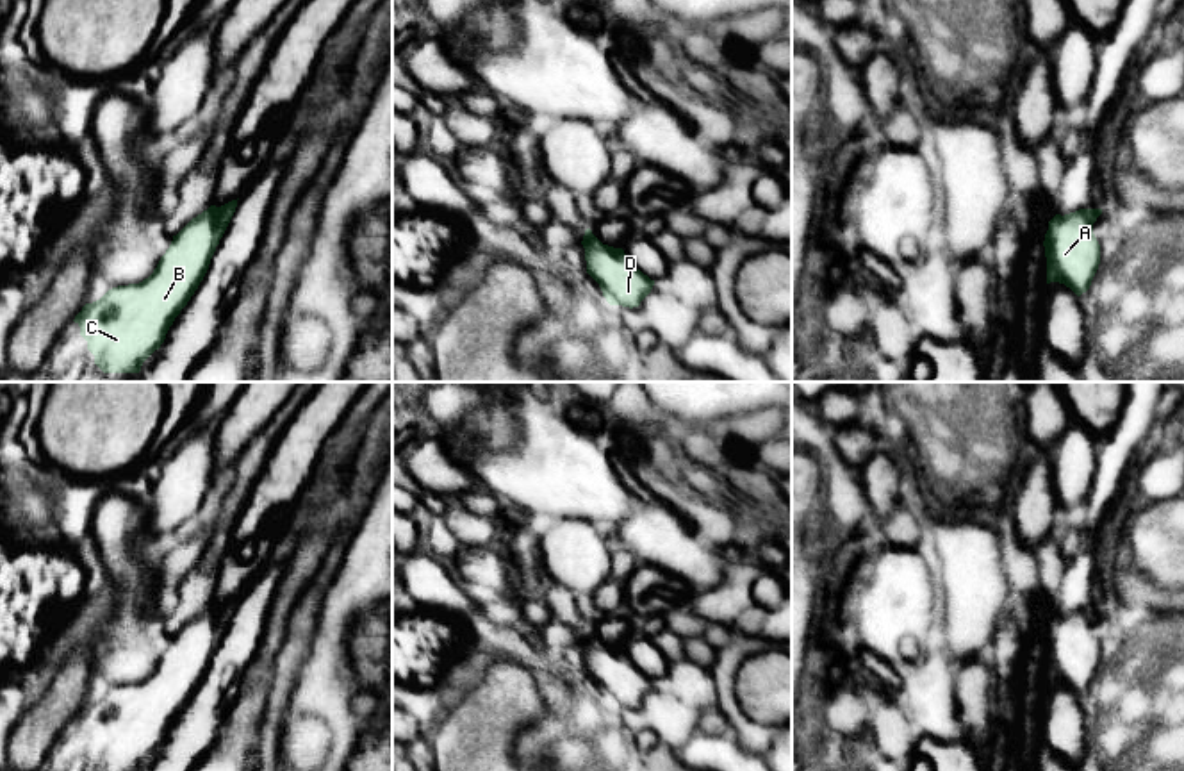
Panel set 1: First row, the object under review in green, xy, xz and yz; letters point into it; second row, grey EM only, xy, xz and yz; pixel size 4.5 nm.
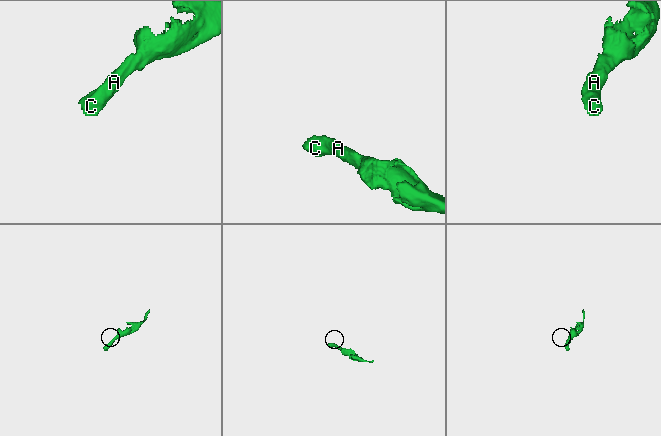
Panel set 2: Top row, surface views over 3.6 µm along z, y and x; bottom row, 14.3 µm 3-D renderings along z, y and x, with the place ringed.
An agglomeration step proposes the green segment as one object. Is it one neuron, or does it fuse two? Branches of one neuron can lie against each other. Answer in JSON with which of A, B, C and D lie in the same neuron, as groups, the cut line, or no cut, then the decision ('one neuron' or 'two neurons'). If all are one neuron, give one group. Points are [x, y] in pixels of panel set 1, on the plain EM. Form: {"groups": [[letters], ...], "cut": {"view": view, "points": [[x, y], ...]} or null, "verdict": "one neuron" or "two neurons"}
{"groups": [["A", "B", "C", "D"]], "cut": null, "verdict": "one neuron"}

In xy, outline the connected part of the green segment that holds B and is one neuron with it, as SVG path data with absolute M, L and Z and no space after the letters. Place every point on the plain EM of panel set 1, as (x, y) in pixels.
M237 600L221 607L210 605L173 635L169 648L148 678L112 687L100 700L82 707L73 721L80 726L80 735L87 741L87 750L102 771L141 771L143 762L160 748L175 717L203 680L235 607Z

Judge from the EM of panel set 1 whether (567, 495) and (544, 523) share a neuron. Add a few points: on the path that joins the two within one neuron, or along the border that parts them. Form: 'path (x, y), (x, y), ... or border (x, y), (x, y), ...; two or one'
border (516, 518), (551, 514), (575, 520); two

